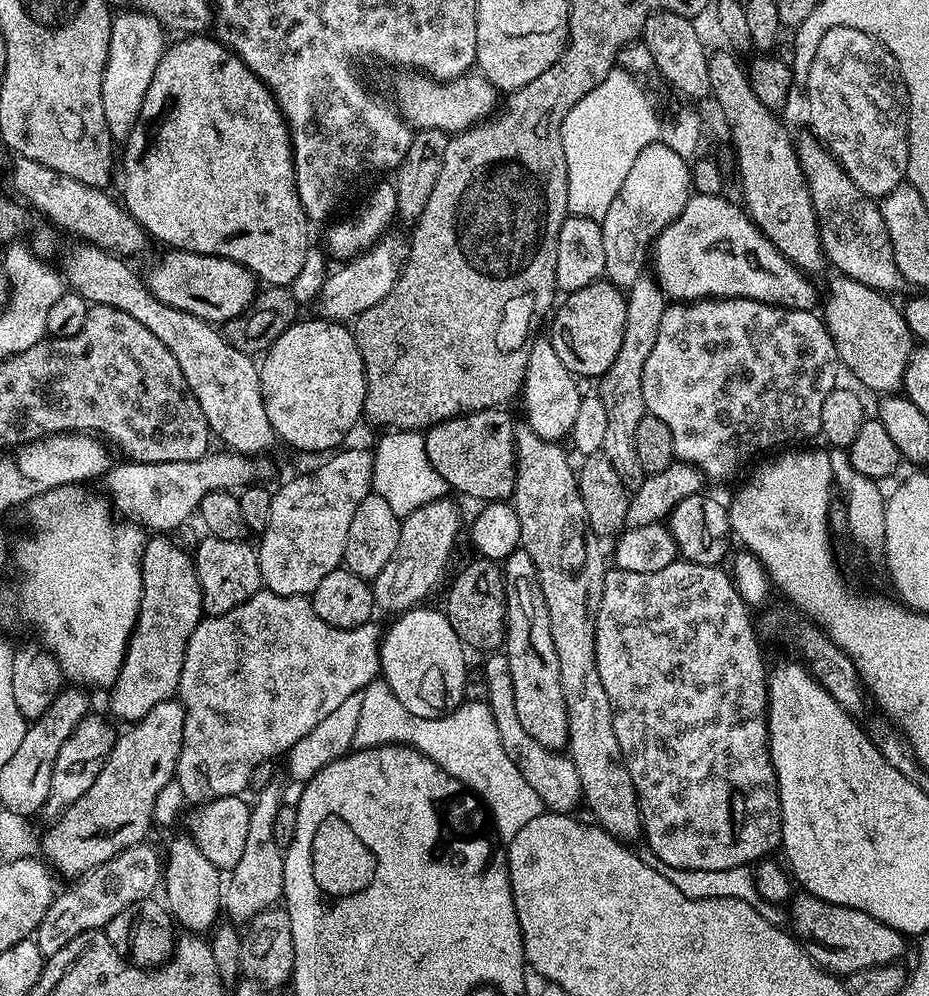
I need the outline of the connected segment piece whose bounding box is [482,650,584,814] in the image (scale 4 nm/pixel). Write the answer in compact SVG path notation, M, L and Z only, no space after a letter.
M497 650L483 657L482 671L488 686L486 703L494 714L494 723L498 725L498 734L502 738L502 746L506 746L506 754L518 770L522 770L522 778L530 782L534 794L540 796L545 809L550 812L575 813L576 807L581 807L584 791L582 782L578 782L578 770L574 766L572 757L563 751L542 746L522 726L518 718L518 709L514 703L514 678L510 678L510 662L503 651Z

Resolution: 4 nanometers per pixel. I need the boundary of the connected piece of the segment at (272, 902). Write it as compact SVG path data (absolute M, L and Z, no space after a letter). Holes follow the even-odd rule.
M273 782L266 790L255 793L250 804L250 826L246 830L246 847L238 866L230 869L222 892L222 908L232 922L253 920L260 912L277 907L284 894L284 852L276 839L276 819L282 807L279 783ZM256 799L256 801L254 800Z

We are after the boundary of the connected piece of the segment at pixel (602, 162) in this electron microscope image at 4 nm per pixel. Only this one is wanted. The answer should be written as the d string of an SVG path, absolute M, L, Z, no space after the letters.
M614 70L606 78L606 82L601 82L600 85L594 86L594 90L590 90L590 94L586 94L581 100L572 107L566 114L566 118L562 122L562 150L566 154L566 178L568 179L568 211L573 216L581 216L582 218L590 218L591 220L601 221L603 216L610 209L610 204L617 197L619 190L622 188L622 184L626 181L626 176L630 172L630 166L633 166L634 162L638 159L638 154L645 150L646 146L650 146L652 143L658 143L663 141L673 148L682 157L691 157L691 152L695 150L696 146L702 142L700 131L700 116L697 109L692 106L691 108L684 108L676 116L676 121L672 124L672 129L664 135L664 124L660 121L660 116L656 113L656 108L652 105L652 100L648 97L648 92L639 84L641 82L635 75L630 72Z

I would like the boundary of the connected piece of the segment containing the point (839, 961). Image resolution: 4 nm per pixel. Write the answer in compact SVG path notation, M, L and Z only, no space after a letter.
M800 894L791 901L791 931L806 945L819 968L846 978L851 972L903 961L906 937L862 910L838 906L817 896Z

